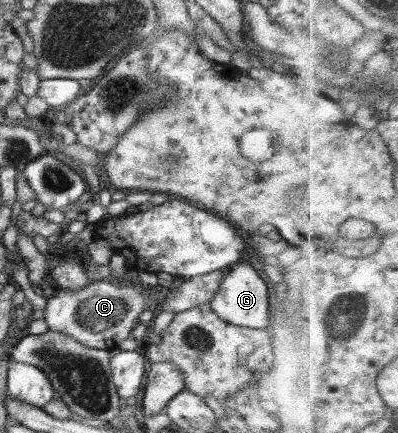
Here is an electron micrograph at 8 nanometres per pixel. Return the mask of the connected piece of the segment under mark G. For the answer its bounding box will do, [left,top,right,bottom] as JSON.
[209,263,270,329]

